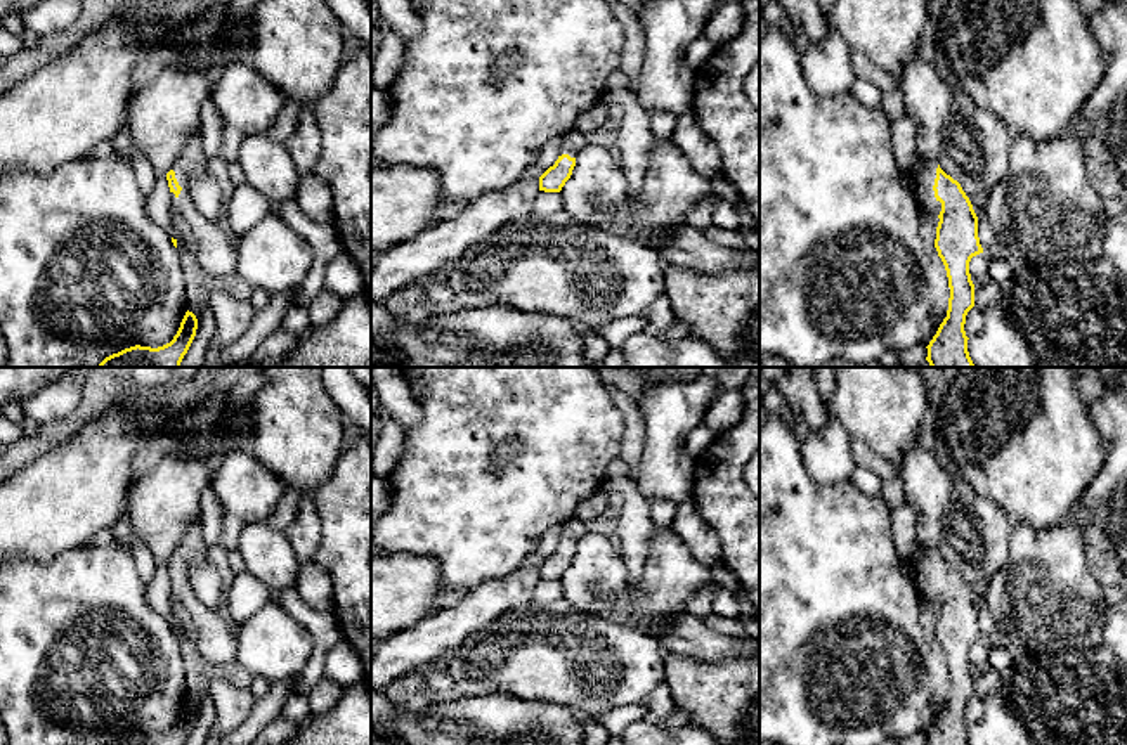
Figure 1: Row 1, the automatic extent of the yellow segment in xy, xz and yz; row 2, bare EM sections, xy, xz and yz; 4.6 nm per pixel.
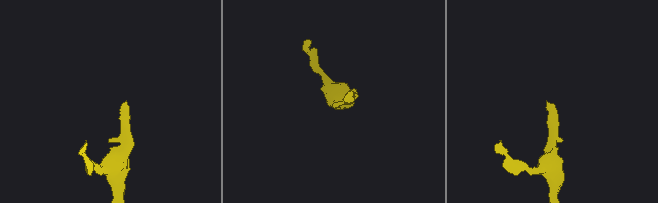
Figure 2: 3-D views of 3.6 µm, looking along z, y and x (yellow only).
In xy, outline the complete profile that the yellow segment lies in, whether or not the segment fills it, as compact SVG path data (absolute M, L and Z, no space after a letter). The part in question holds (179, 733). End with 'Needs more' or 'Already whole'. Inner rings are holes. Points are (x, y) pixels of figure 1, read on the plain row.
M186 700L173 728L163 735L130 735L109 745L184 745L196 724L198 707L192 700Z. Already whole

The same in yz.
M919 546L912 568L919 599L940 606L935 636L950 676L947 705L926 735L928 745L969 745L964 719L966 703L974 695L969 650L983 641L978 605L961 572L940 556L938 547Z. Needs more

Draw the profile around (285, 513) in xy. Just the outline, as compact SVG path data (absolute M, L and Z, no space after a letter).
M286 489L274 513L265 520L272 528L284 532L295 520L298 502L305 494L298 489Z

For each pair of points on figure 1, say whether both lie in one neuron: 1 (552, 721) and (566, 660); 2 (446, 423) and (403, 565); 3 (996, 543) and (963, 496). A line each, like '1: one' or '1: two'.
1: two
2: two
3: one

